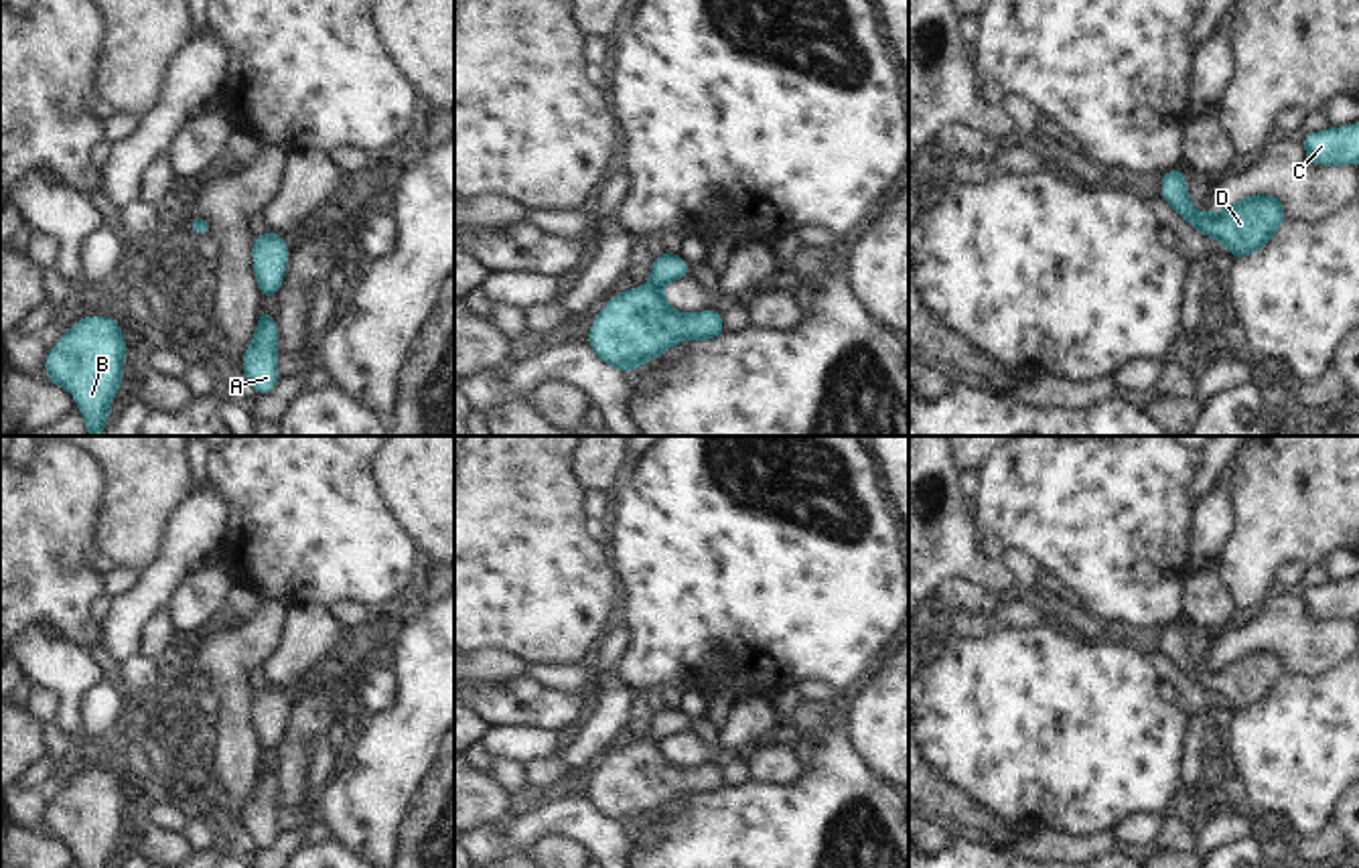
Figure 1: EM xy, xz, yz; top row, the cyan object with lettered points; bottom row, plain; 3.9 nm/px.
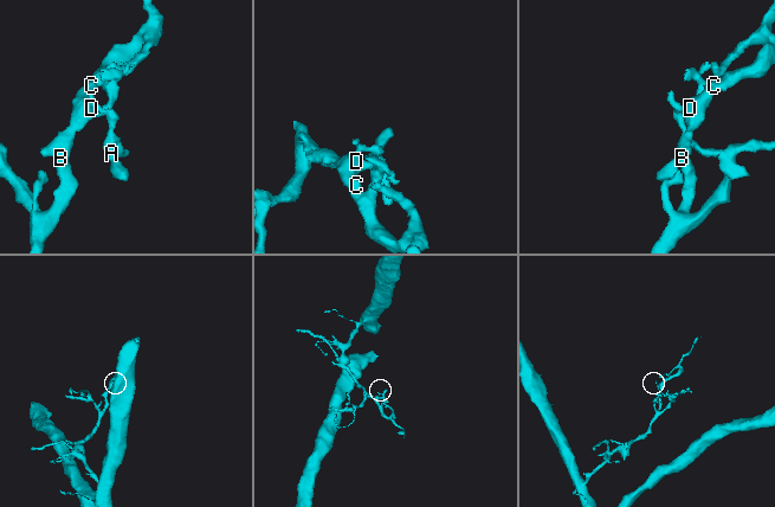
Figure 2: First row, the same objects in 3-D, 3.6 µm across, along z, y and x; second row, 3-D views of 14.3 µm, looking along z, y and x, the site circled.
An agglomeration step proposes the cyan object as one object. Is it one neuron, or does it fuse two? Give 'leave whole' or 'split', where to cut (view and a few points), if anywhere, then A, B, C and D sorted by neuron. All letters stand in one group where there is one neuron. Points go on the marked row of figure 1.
leave whole | no cut | A B C D

